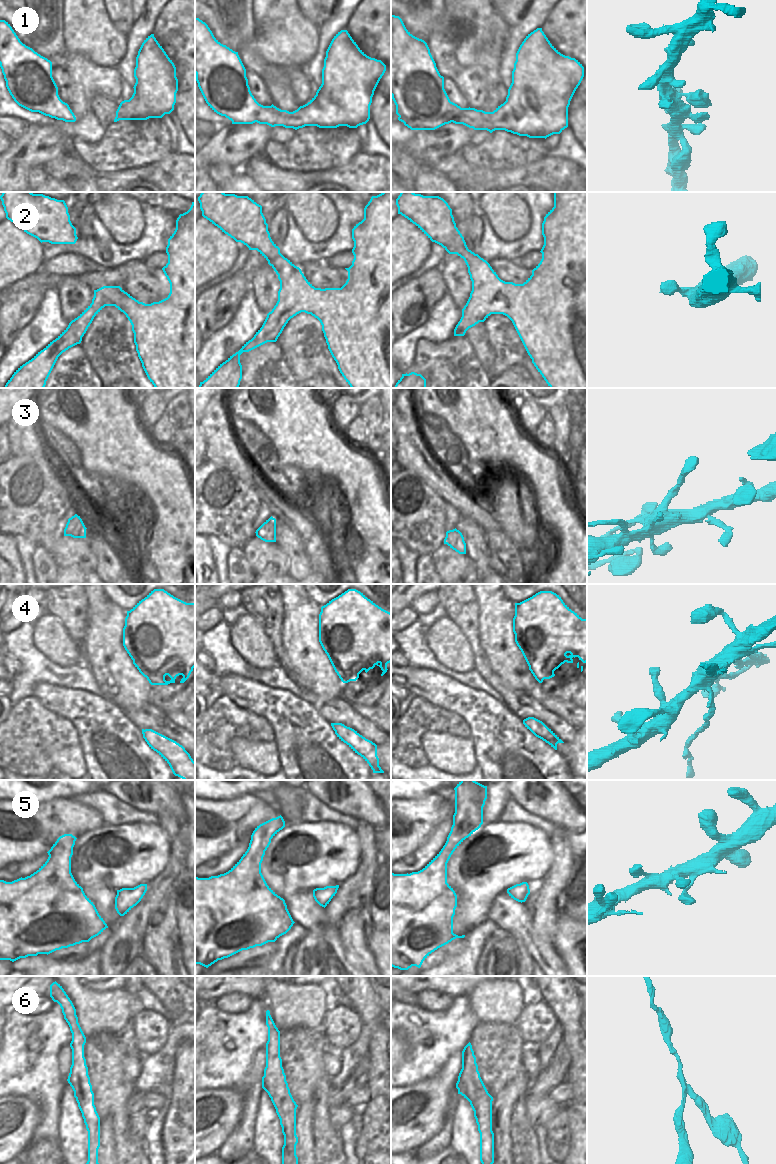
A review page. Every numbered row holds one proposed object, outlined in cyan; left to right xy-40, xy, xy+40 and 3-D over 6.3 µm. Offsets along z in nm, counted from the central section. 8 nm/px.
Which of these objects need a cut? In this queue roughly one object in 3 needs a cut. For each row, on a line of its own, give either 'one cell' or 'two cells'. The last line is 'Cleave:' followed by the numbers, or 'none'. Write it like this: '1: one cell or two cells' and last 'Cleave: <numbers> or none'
1: one cell
2: one cell
3: one cell
4: two cells
5: one cell
6: two cells
Cleave: 4, 6

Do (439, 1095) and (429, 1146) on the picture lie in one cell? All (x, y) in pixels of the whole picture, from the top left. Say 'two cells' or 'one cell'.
two cells

